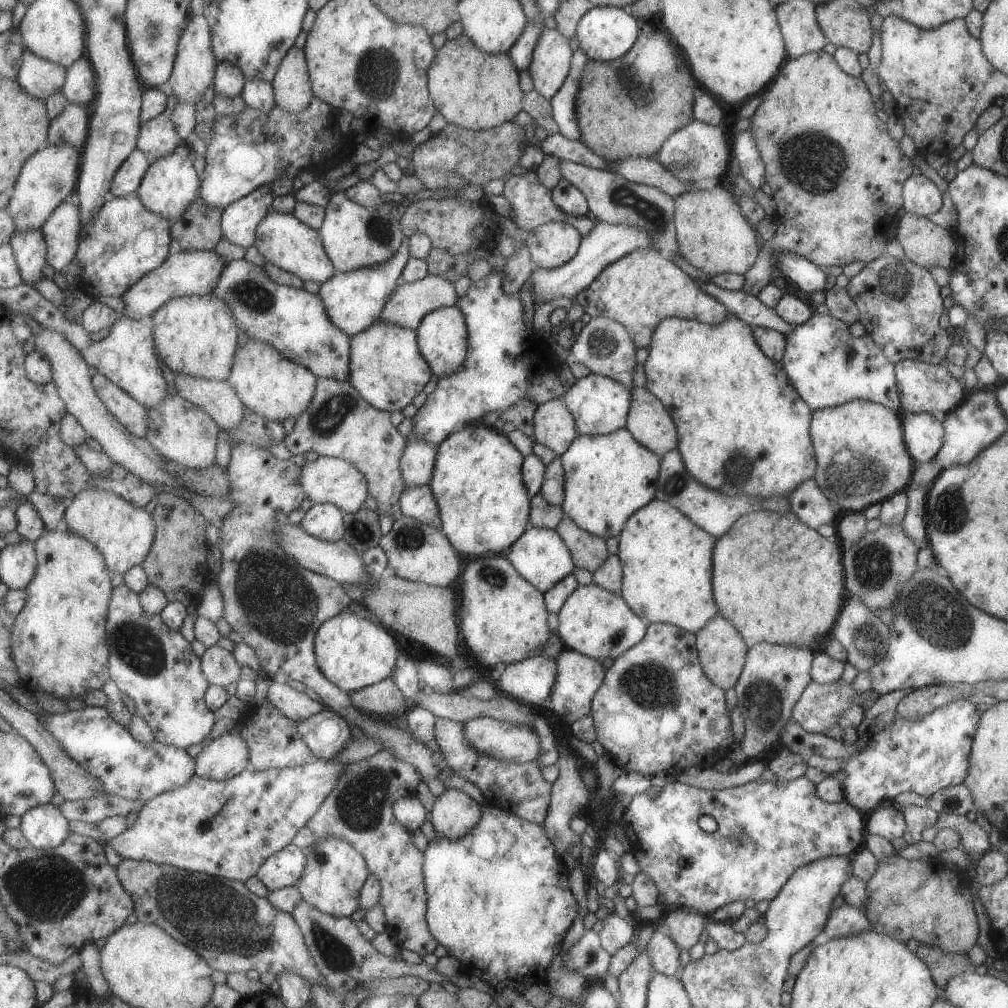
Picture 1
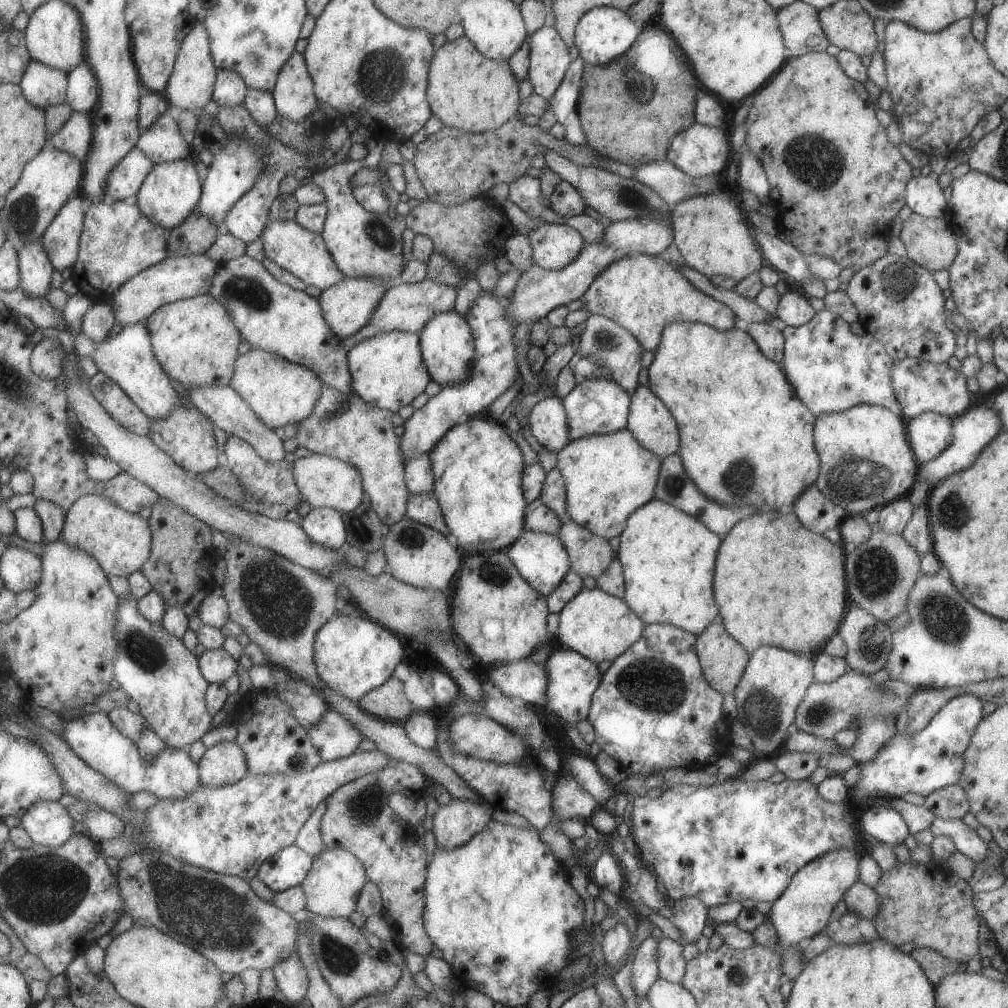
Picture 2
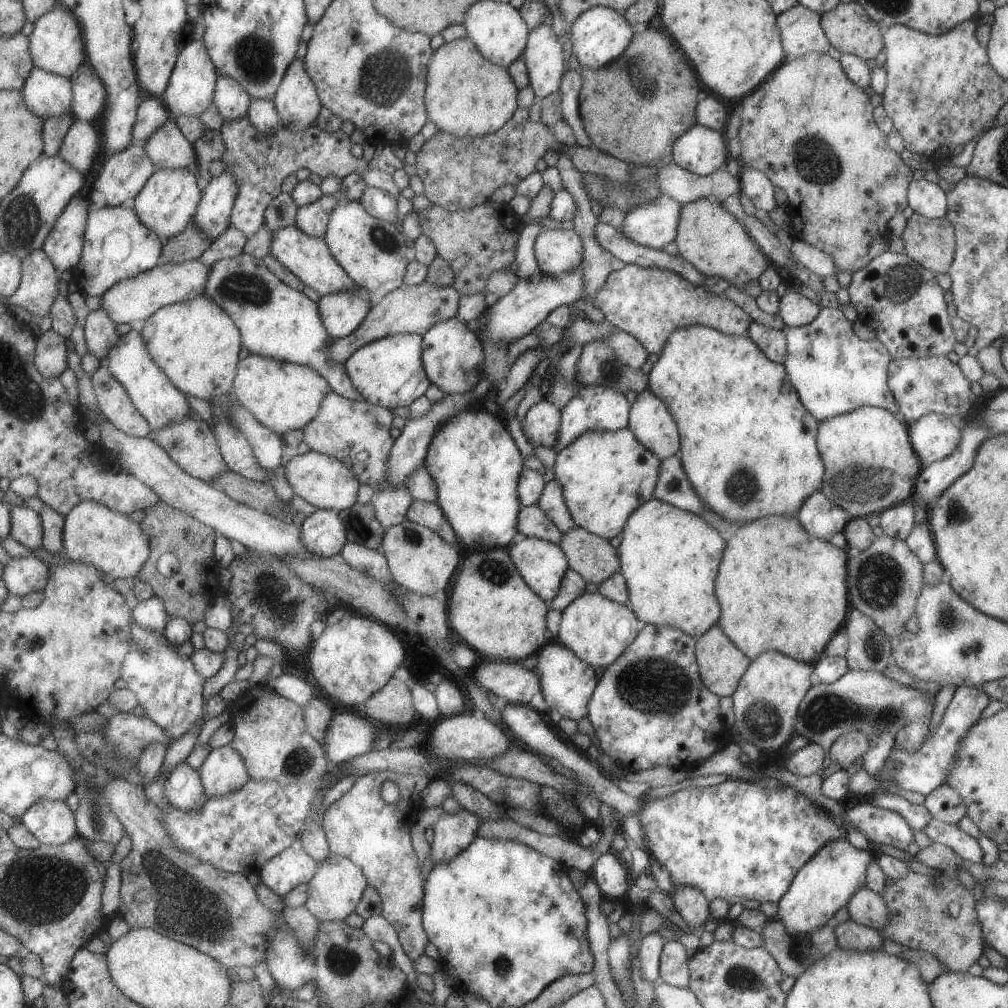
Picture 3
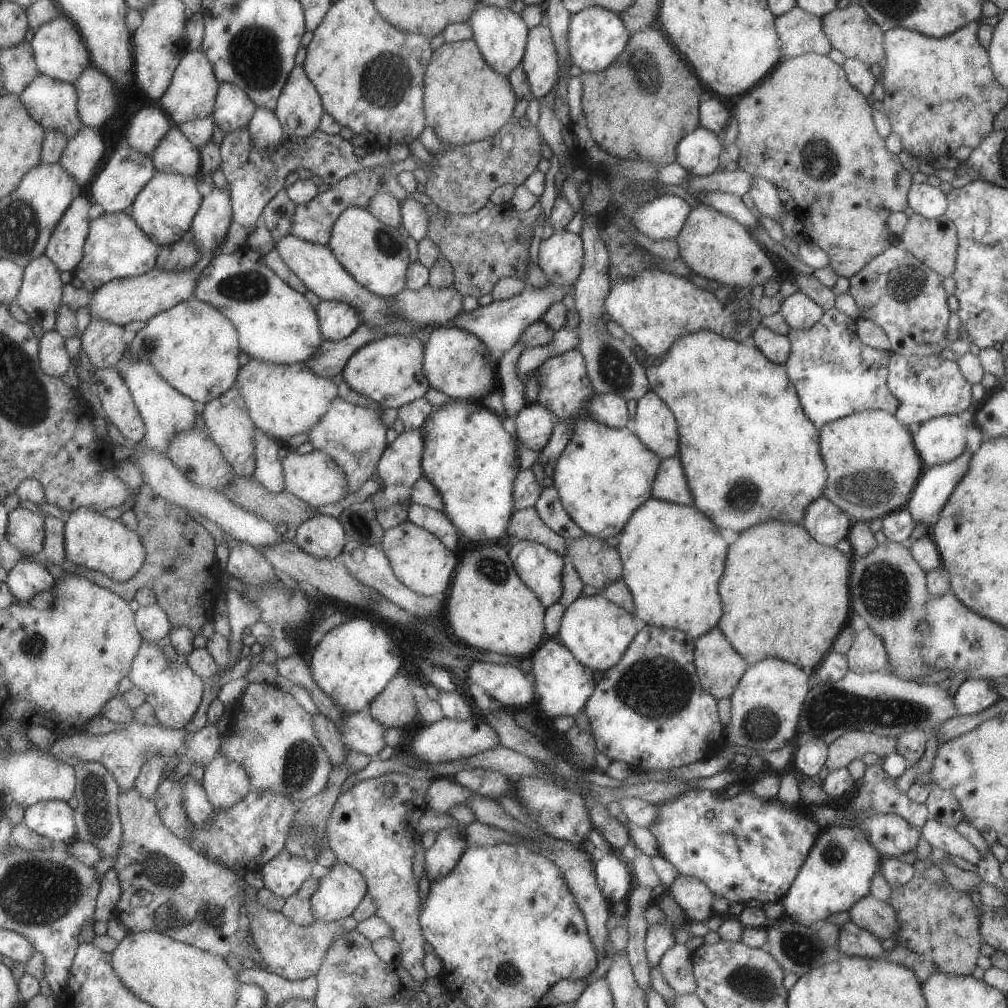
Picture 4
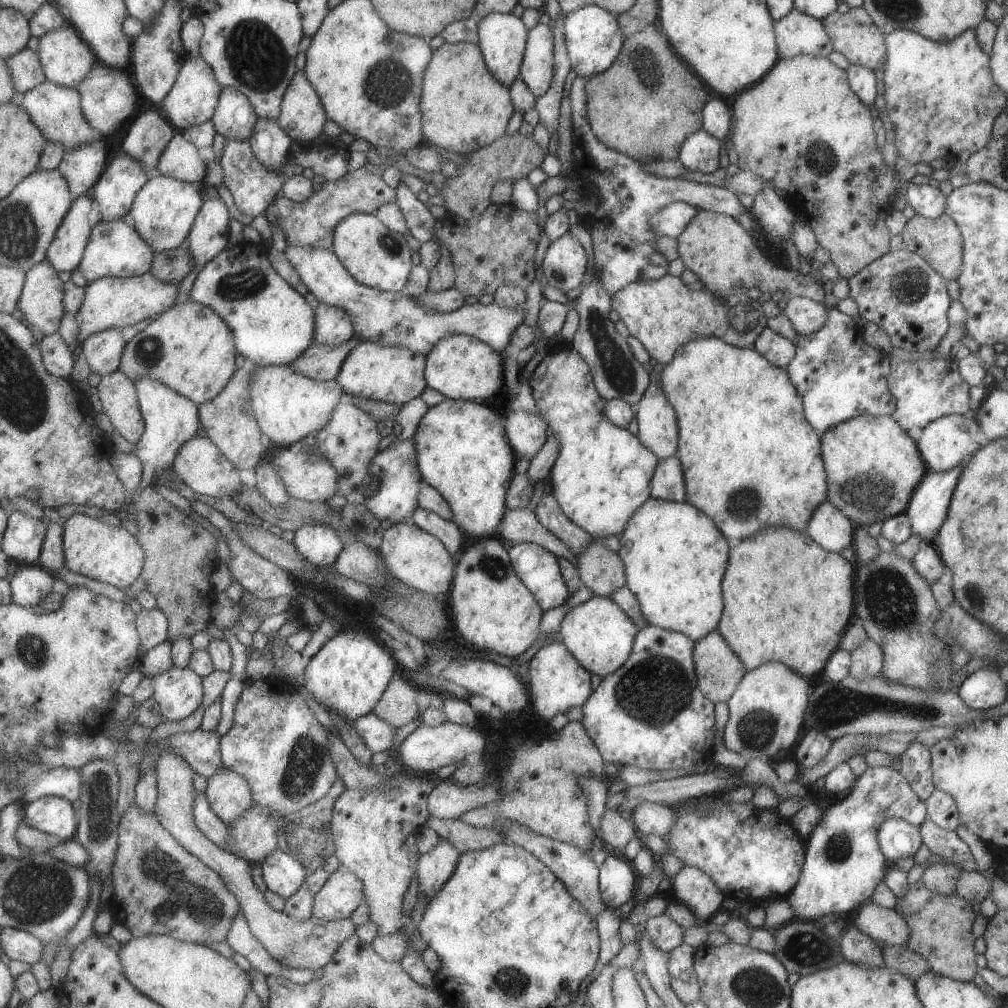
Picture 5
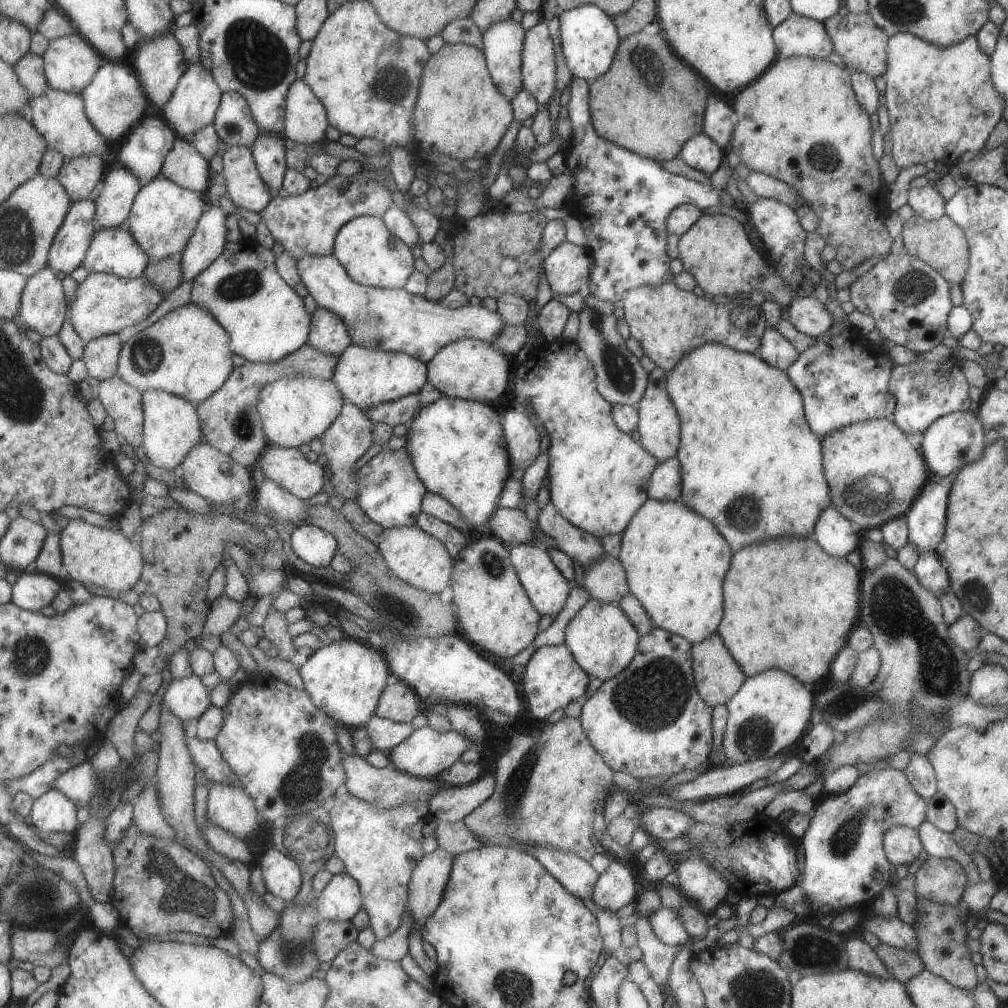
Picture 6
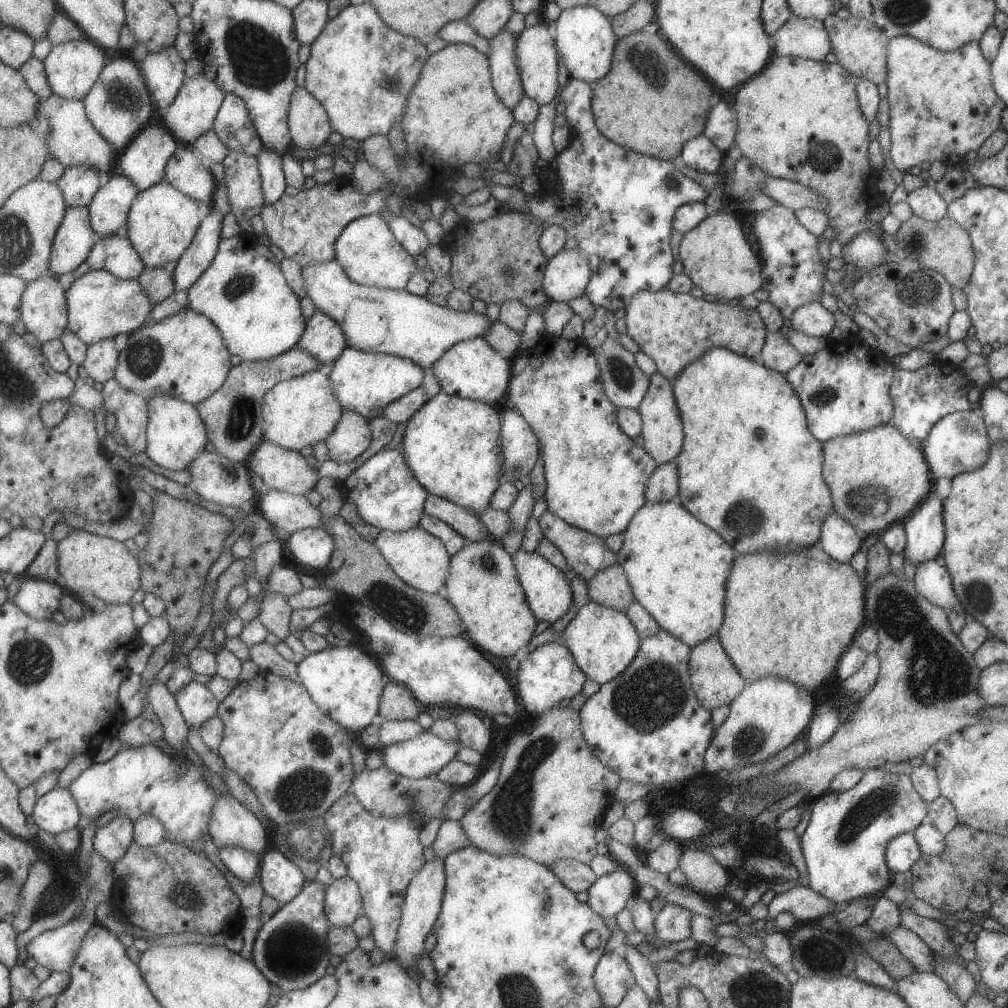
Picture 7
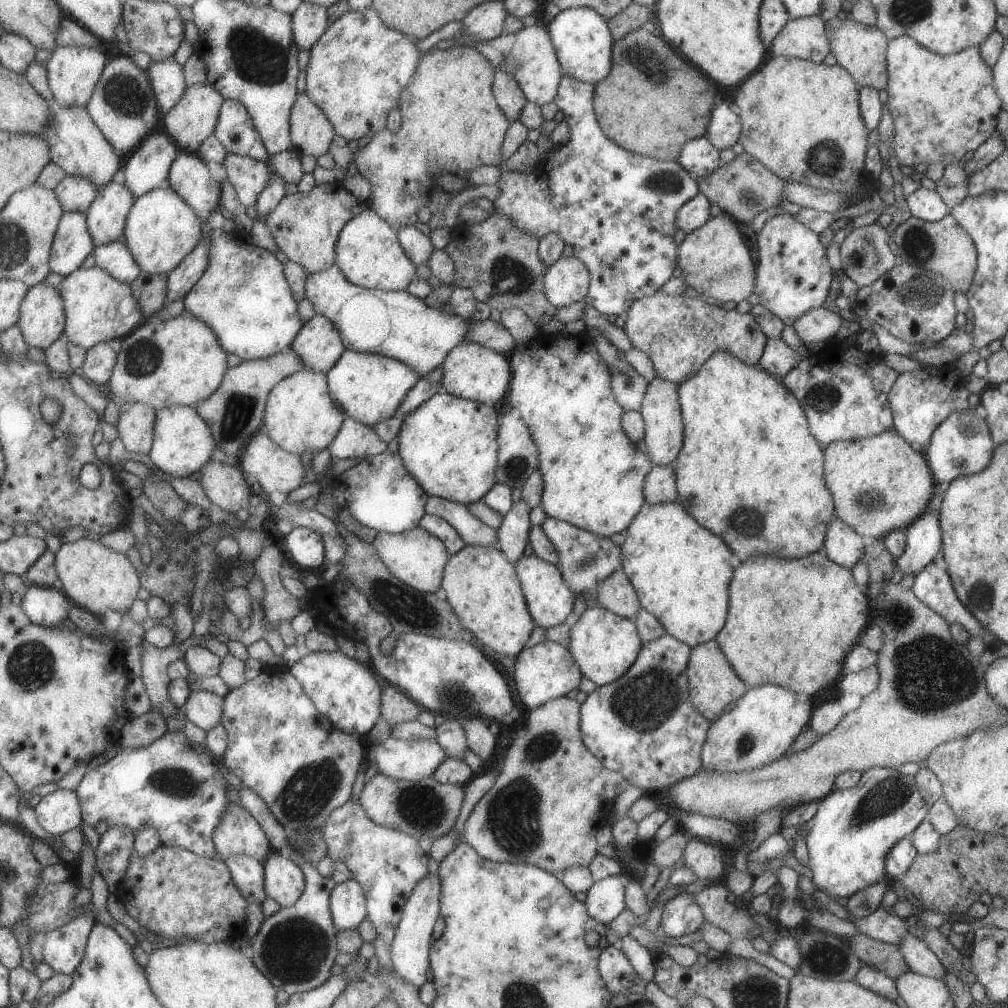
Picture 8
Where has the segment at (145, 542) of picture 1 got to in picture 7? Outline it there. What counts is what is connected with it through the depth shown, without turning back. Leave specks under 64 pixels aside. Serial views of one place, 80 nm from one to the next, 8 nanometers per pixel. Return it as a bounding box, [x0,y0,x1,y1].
[58,525,142,604]

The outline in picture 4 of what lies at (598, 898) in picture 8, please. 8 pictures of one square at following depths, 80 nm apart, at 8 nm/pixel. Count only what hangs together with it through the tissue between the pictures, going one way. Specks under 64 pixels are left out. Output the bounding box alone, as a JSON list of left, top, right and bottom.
[593,852,631,905]

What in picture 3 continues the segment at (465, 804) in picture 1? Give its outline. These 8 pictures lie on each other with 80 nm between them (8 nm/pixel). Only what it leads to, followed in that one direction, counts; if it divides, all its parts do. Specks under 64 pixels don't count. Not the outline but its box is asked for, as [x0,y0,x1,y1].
[429,807,481,864]

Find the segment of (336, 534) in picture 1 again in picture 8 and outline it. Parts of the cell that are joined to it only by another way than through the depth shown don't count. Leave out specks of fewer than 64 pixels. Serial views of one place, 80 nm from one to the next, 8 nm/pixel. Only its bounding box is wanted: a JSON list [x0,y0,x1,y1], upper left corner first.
[284,527,326,572]

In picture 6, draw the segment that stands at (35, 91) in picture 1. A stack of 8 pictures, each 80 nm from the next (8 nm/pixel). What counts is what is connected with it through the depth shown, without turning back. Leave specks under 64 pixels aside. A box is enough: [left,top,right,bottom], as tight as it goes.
[24,87,109,160]

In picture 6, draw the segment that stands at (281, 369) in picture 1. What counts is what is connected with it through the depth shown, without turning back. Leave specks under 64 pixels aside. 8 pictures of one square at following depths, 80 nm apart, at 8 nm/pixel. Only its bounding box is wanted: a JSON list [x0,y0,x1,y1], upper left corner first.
[257,376,343,448]

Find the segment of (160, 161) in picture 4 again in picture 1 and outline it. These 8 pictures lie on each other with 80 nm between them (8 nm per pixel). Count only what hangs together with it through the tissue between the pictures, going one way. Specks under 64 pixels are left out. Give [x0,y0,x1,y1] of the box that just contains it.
[138,93,180,163]

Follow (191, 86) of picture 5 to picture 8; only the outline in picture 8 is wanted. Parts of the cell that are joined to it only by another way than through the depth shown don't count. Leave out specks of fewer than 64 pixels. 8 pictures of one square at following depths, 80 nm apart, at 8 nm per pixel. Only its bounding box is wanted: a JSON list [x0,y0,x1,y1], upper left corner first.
[162,83,223,153]

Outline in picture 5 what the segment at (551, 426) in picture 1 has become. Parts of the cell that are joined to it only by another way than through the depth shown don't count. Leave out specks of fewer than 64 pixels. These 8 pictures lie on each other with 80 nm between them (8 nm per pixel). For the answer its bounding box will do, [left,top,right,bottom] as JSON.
[503,411,549,460]

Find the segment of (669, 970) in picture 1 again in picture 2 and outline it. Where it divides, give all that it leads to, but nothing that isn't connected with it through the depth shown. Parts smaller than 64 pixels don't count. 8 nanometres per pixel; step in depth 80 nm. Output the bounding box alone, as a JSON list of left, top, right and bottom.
[658,937,686,983]

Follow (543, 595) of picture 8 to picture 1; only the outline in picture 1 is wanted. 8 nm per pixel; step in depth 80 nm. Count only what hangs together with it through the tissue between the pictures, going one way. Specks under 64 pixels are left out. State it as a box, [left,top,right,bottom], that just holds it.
[503,526,574,593]

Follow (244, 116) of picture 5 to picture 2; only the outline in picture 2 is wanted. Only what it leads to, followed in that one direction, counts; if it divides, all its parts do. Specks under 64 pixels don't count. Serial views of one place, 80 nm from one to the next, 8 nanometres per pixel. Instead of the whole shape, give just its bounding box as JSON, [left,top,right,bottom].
[212,69,247,107]

